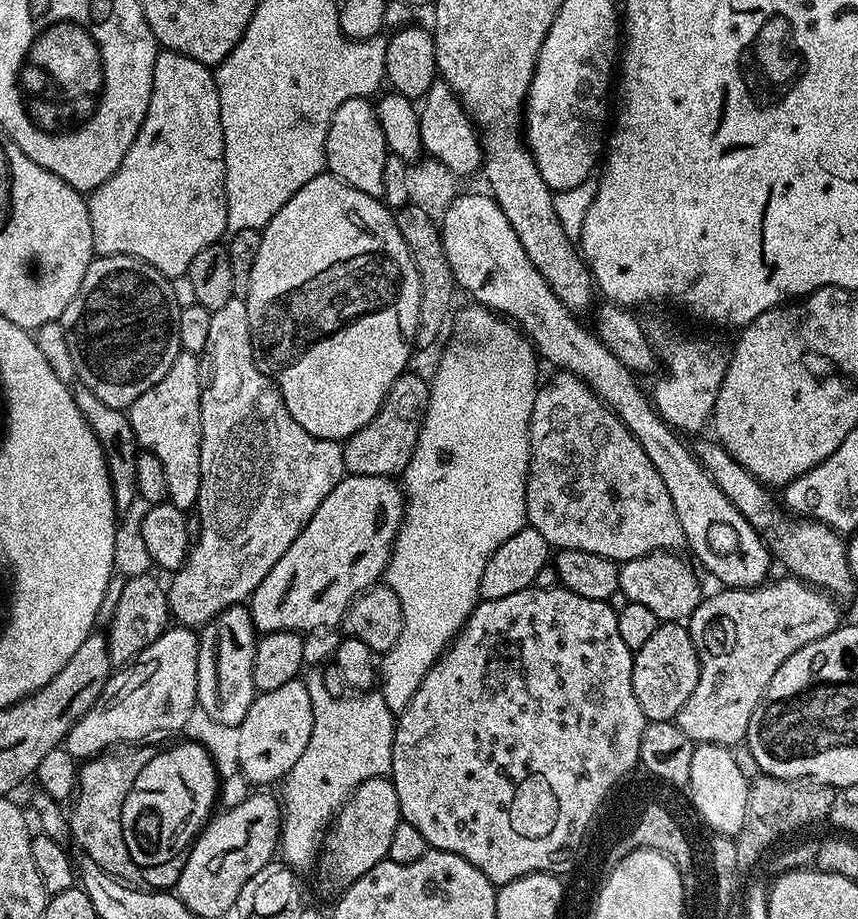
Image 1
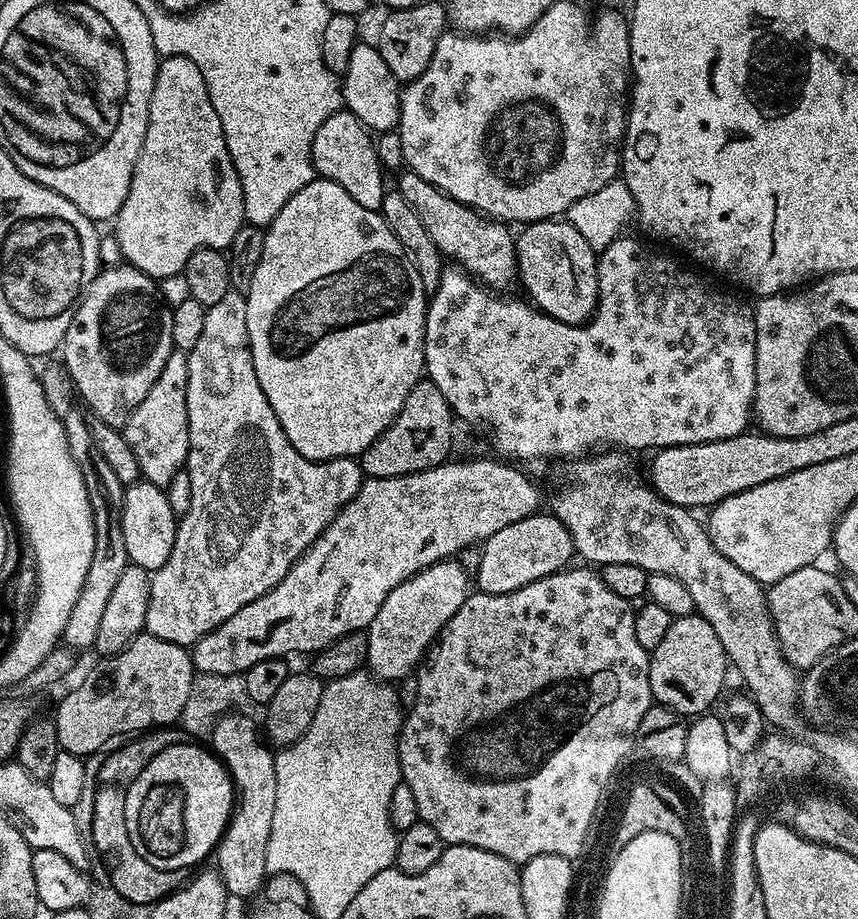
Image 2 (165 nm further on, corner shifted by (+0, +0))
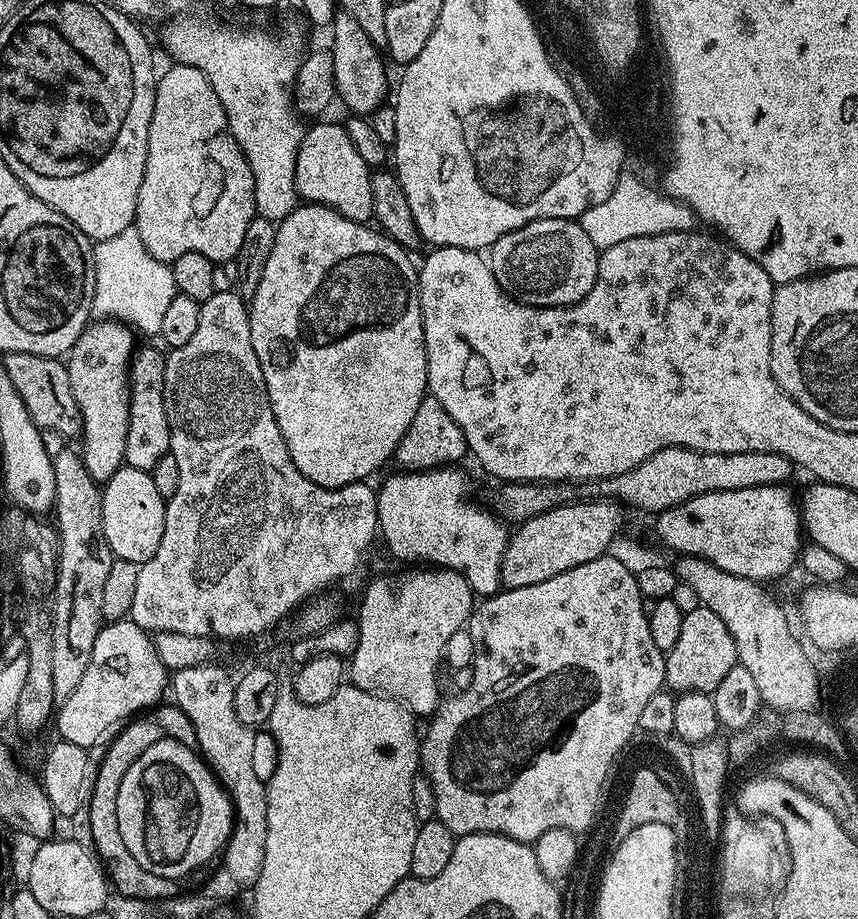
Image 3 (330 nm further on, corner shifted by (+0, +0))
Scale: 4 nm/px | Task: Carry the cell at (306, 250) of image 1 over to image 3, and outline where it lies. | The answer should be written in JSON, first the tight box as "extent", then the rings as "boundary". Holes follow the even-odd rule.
{"extent":[248,203,428,488],"boundary":[[[301,203],[285,220],[279,221],[274,238],[274,250],[270,250],[270,258],[266,258],[262,282],[258,282],[258,290],[248,310],[250,342],[254,346],[254,354],[258,354],[270,406],[274,410],[278,430],[282,430],[286,450],[290,450],[290,458],[303,476],[323,488],[341,488],[347,484],[367,481],[371,472],[378,471],[387,460],[391,461],[395,457],[398,442],[402,442],[402,434],[406,434],[411,420],[414,419],[414,413],[426,398],[428,359],[420,309],[418,268],[415,263],[412,265],[412,260],[408,256],[411,255],[405,249],[375,227],[354,222],[321,204]]]}

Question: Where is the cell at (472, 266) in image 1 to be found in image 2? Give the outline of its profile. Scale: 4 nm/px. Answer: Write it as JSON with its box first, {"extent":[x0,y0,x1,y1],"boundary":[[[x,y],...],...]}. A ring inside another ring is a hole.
{"extent":[398,170,517,290],"boundary":[[[410,170],[401,171],[399,176],[398,191],[402,198],[406,198],[406,202],[410,202],[414,214],[422,218],[422,226],[426,226],[430,238],[434,238],[434,246],[438,246],[441,256],[455,262],[473,280],[480,281],[489,290],[508,290],[504,288],[517,283],[516,241],[513,233],[508,233],[501,221],[490,220],[474,209],[467,208]]]}

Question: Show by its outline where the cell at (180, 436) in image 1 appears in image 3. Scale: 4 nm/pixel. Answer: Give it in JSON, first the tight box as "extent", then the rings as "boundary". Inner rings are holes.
{"extent":[124,348,170,472],"boundary":[[[144,348],[132,357],[132,370],[130,379],[132,393],[130,394],[130,430],[126,434],[126,454],[124,464],[130,468],[137,468],[143,472],[151,472],[154,462],[158,458],[169,455],[170,452],[170,426],[166,422],[166,406],[164,405],[164,357],[163,351],[156,348]]]}

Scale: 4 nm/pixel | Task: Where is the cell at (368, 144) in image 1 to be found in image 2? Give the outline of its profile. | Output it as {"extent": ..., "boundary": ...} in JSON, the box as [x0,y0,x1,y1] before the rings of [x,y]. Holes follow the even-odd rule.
{"extent":[312,110,386,211],"boundary":[[[341,110],[326,118],[326,122],[322,122],[318,134],[314,134],[312,165],[316,168],[317,177],[338,182],[338,186],[342,186],[342,190],[346,190],[346,194],[350,194],[350,198],[358,202],[358,206],[366,206],[366,210],[380,211],[386,191],[386,172],[380,167],[373,133],[362,122],[358,122],[352,112]]]}

